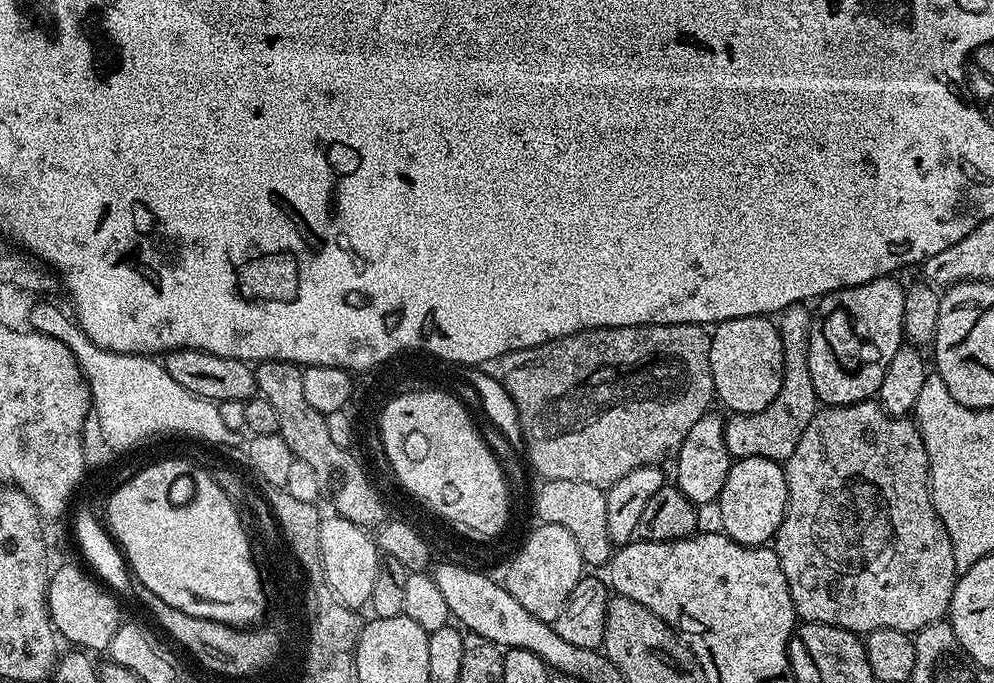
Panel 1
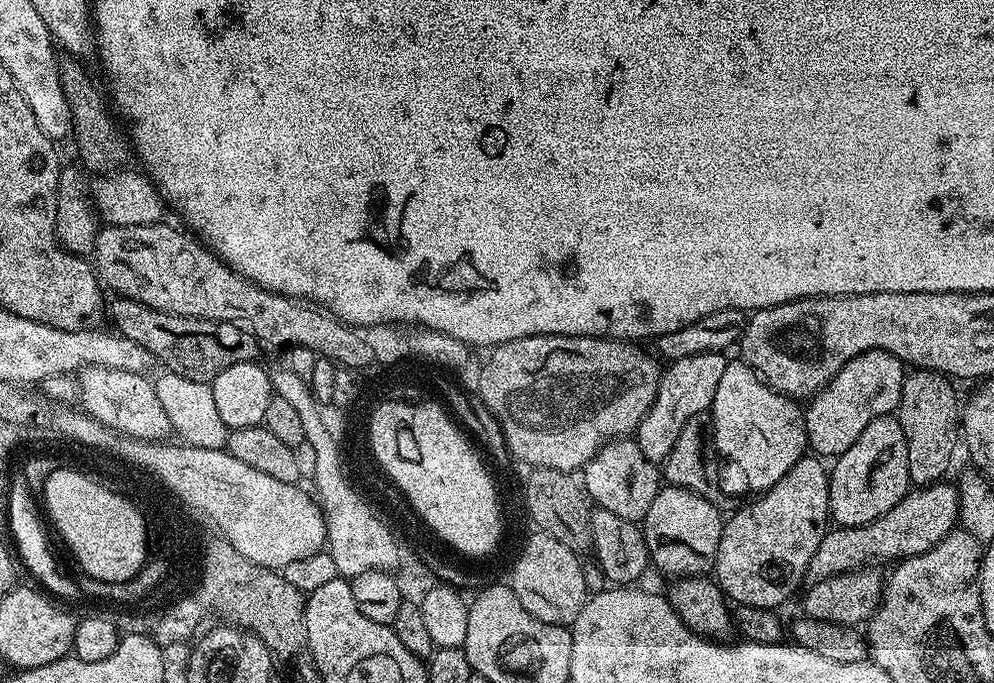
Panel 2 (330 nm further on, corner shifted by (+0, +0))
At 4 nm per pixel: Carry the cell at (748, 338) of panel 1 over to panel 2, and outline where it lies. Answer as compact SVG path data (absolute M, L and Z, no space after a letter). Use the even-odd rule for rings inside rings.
M736 358L722 370L722 379L710 409L710 435L719 455L740 467L753 493L767 492L809 451L804 425L805 409L757 376L751 366Z

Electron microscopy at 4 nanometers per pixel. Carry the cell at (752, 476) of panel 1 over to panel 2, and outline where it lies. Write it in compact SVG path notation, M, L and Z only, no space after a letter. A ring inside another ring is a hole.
M805 454L805 456L788 471L786 478L782 478L773 488L768 489L767 492L759 493L755 498L752 498L756 500L750 501L745 508L743 508L743 506L737 507L735 511L729 515L733 516L730 518L727 517L727 519L724 520L724 529L718 542L718 554L716 555L714 565L714 579L716 583L719 584L720 589L724 591L725 597L727 597L729 601L735 602L735 600L737 600L737 605L745 608L770 608L776 610L779 609L779 604L786 603L796 591L798 591L797 593L801 591L810 558L814 558L814 550L818 550L824 533L829 531L830 528L830 513L828 511L828 478L830 472L826 464L824 468L824 464L825 461L823 459L817 458L812 454Z

